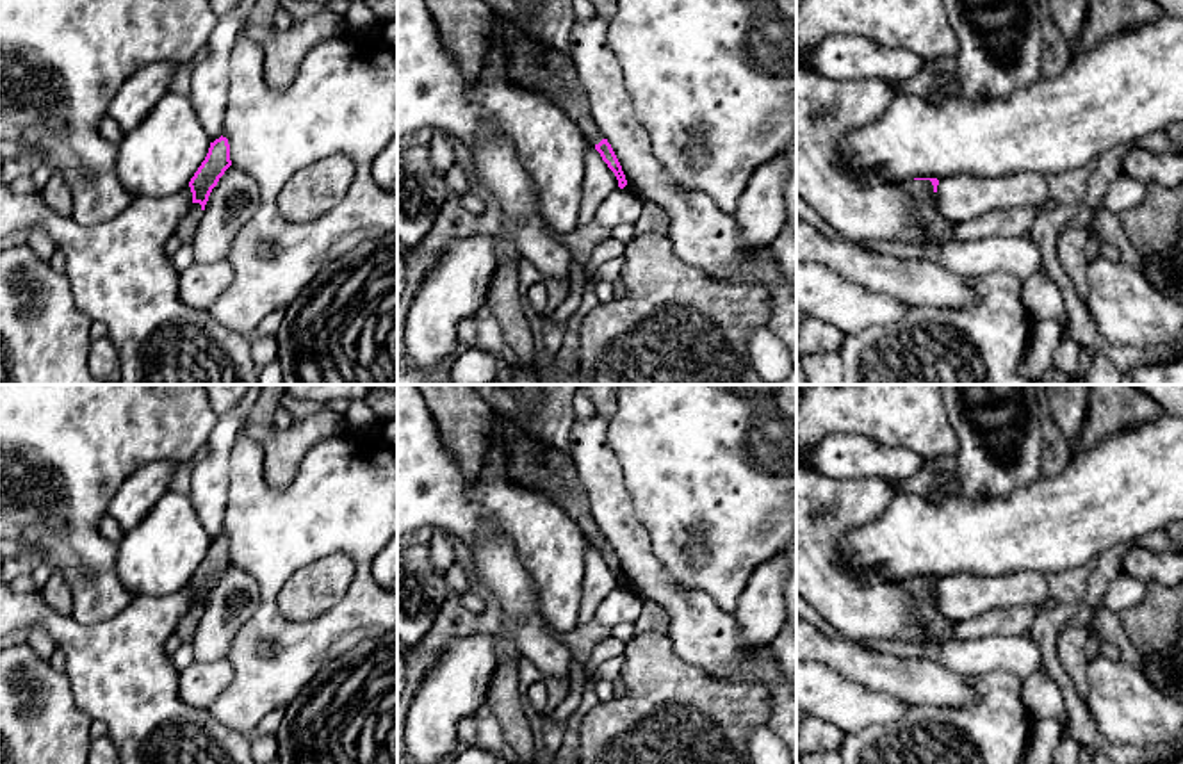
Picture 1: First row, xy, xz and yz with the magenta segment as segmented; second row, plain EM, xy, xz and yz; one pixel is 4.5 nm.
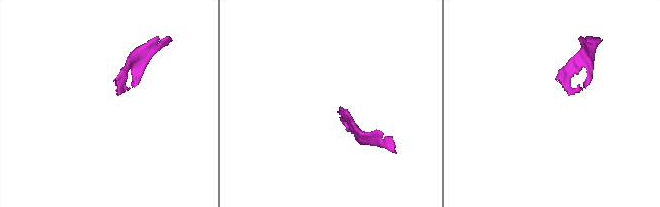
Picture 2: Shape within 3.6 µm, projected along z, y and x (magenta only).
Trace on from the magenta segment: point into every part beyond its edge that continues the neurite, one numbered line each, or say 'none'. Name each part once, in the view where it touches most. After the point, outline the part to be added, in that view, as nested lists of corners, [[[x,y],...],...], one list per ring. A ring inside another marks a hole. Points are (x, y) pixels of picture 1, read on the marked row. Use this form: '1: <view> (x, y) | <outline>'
1: yz (921, 191) | [[[910,180],[907,192],[916,203],[916,223],[926,228],[935,244],[950,242],[955,224],[937,210],[932,182]]]

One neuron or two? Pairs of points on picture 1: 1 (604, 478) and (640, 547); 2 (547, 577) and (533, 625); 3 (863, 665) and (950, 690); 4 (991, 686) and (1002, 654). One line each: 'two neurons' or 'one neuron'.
1: one neuron
2: two neurons
3: one neuron
4: two neurons

